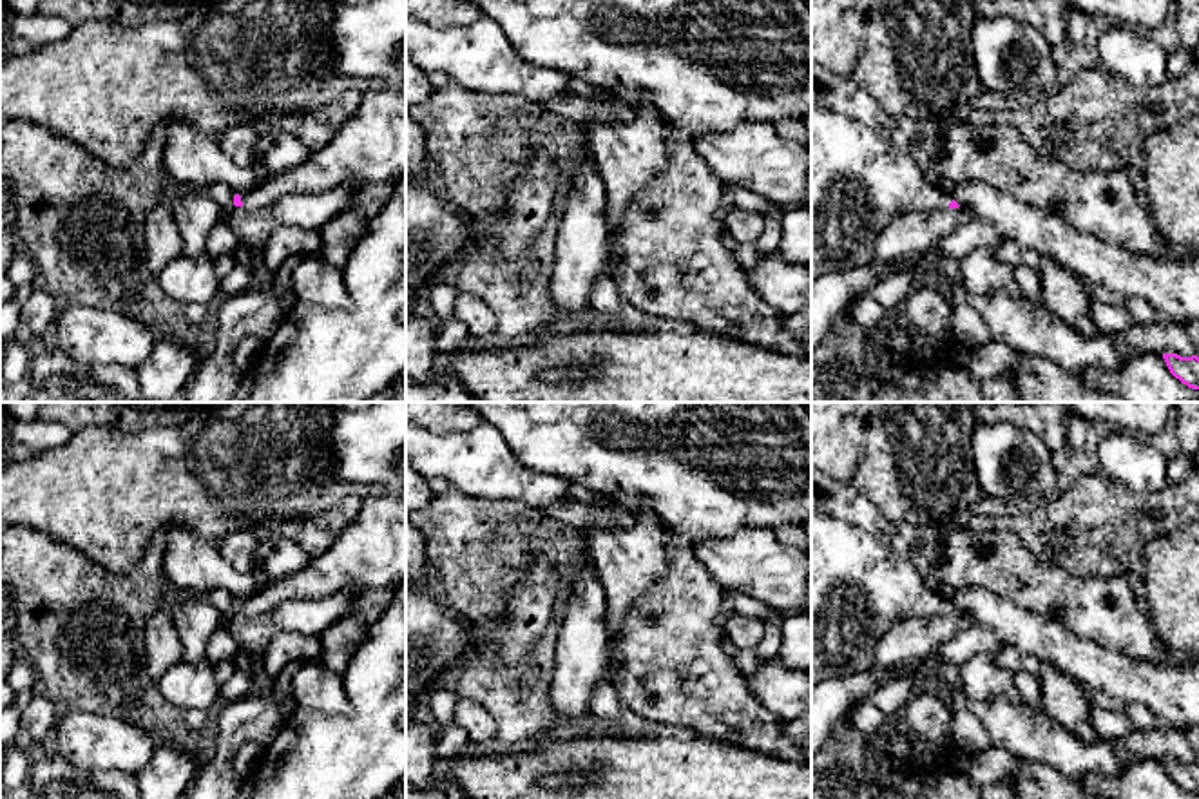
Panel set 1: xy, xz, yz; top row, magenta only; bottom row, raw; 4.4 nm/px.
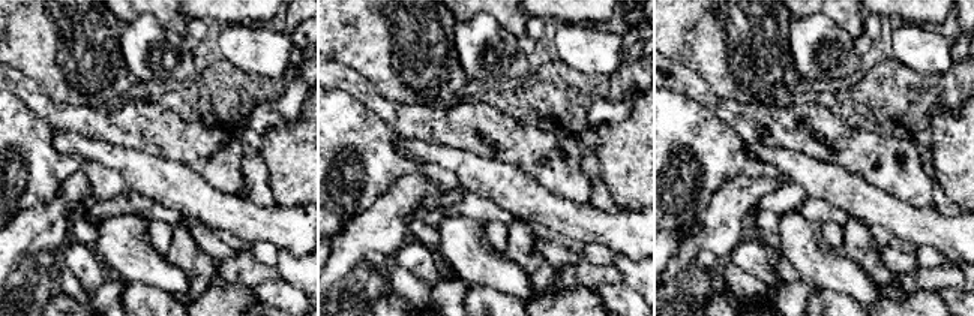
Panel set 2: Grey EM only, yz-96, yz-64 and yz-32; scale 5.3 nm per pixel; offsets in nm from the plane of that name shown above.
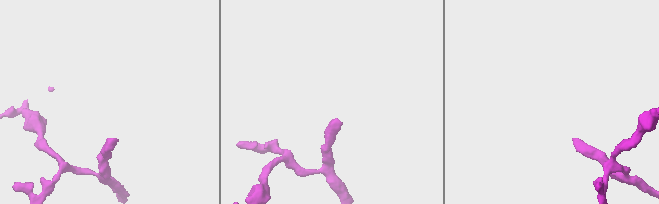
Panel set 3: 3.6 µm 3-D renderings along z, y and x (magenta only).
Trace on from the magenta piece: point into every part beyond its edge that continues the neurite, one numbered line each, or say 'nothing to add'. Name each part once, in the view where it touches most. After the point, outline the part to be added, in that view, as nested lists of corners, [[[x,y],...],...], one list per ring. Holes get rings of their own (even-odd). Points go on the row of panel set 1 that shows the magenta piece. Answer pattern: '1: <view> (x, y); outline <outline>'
1: xy (370, 147); outline [[[382,87],[364,92],[357,112],[304,163],[261,179],[254,190],[241,194],[241,201],[248,212],[255,212],[272,207],[283,196],[319,194],[339,187],[360,190],[375,183],[398,181],[402,176],[406,176],[406,92]]]

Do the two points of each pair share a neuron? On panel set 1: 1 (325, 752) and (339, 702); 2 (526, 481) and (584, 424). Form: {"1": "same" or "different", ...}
{"1": "different", "2": "different"}

